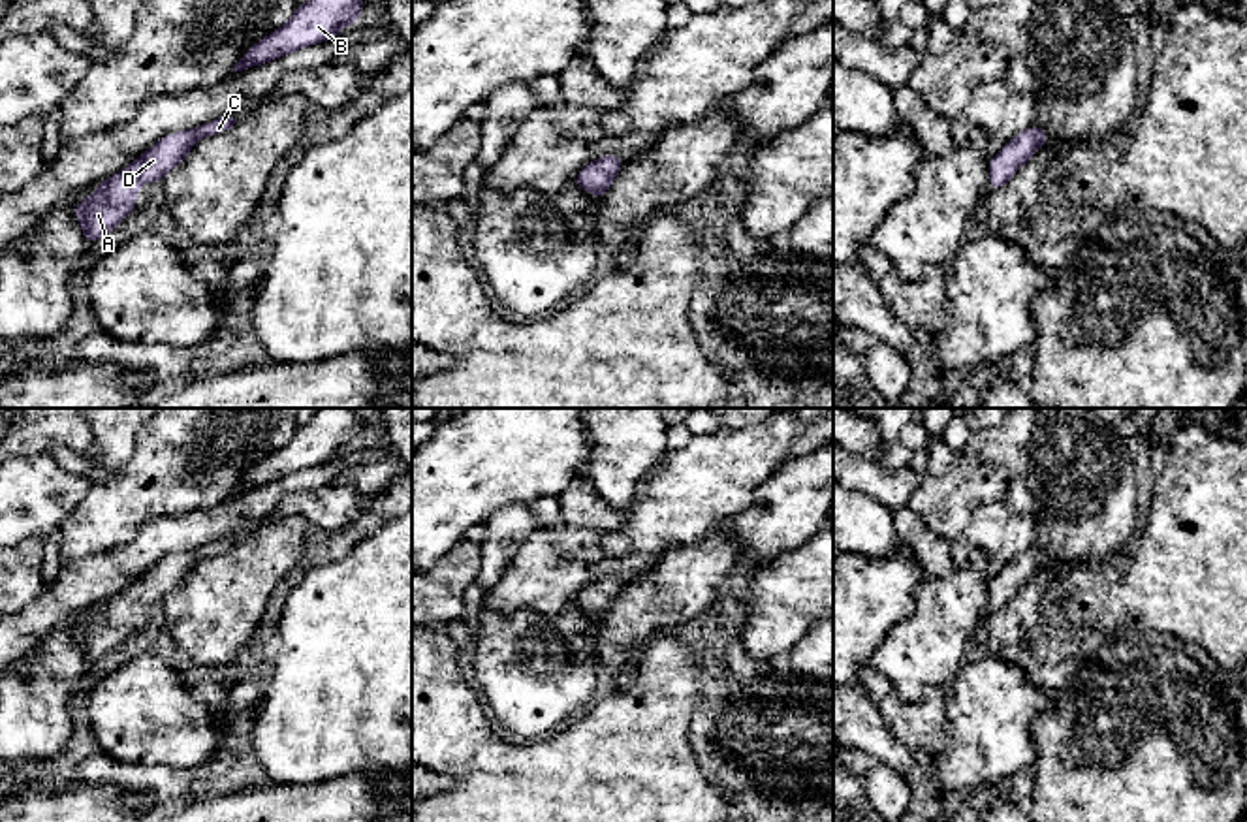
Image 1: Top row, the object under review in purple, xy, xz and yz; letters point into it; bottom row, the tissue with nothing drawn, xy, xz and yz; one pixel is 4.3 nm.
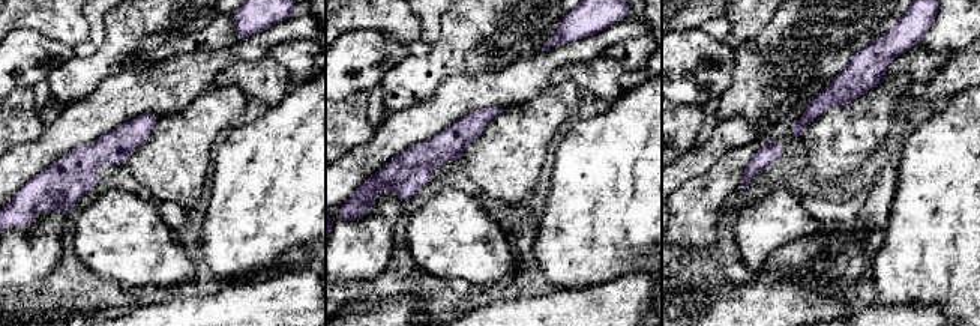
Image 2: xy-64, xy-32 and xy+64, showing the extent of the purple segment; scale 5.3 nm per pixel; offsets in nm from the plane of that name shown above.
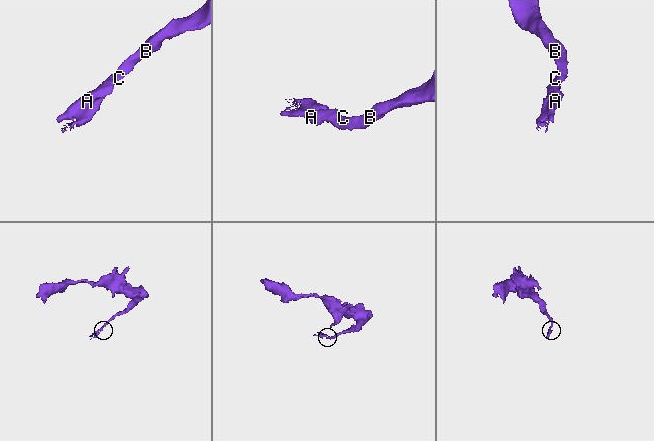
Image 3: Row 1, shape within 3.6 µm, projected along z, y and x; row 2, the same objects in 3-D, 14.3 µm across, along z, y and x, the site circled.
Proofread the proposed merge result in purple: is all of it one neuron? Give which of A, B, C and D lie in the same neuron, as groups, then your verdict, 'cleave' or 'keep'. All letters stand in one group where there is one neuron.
A B C D | keep

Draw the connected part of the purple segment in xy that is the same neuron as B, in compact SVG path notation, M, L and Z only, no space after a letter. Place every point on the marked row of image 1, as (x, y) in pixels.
M308 0L273 34L254 43L233 66L243 71L288 53L333 40L346 24L357 24L363 0Z

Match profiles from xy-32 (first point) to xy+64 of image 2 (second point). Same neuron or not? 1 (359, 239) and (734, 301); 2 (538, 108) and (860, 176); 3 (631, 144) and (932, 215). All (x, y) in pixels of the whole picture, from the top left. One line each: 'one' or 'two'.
1: two
2: two
3: one

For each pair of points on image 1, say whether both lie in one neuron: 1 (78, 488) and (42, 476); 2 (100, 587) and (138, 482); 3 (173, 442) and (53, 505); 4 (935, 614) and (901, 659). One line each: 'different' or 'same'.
1: same
2: different
3: different
4: same

